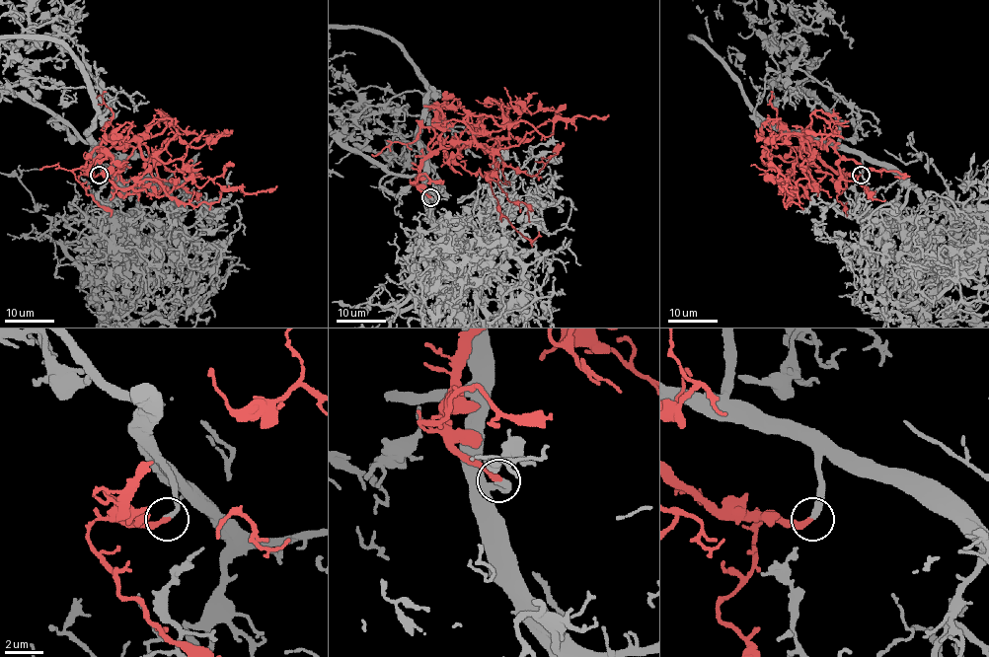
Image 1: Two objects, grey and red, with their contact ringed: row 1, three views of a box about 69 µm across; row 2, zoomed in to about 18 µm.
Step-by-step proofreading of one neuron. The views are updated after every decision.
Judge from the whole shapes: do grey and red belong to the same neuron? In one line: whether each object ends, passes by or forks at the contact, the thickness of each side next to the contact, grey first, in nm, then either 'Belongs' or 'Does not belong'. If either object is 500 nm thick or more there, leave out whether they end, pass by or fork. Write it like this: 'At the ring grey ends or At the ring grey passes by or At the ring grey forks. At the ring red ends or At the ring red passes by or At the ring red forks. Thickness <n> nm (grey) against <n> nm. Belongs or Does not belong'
At the ring grey ends. At the ring red ends. Thickness 280 nm (grey) against 280 nm. Belongs

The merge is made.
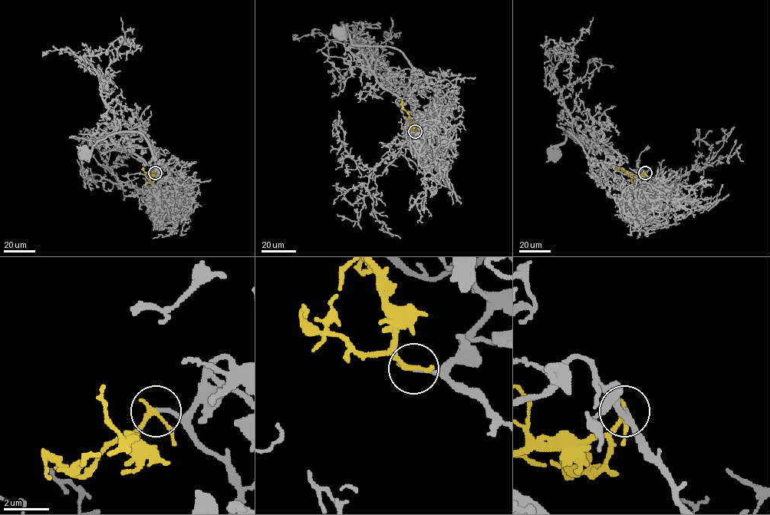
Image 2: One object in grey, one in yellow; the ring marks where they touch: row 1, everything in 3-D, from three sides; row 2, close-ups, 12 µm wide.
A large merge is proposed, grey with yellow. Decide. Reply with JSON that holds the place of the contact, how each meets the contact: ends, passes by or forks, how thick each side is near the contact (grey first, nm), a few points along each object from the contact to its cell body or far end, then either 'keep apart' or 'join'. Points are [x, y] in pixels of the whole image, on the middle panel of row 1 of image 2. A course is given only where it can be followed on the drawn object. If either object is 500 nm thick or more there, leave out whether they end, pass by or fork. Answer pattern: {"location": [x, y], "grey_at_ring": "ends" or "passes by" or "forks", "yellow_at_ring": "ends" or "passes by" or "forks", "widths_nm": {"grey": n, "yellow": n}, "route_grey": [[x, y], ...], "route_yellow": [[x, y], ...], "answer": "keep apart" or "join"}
{"location": [415, 131], "grey_at_ring": "ends", "yellow_at_ring": "passes by", "widths_nm": {"grey": 160, "yellow": 170}, "route_grey": [[415, 131], [422, 137], [414, 137], [418, 119], [407, 58], [388, 46], [354, 45], [345, 31], [337, 31]], "route_yellow": [[415, 131], [409, 113], [403, 109], [403, 99]], "answer": "join"}

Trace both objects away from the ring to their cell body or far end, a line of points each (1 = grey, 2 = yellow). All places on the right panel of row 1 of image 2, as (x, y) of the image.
1: (645, 172), (649, 180), (648, 186), (621, 170), (595, 162), (567, 132), (566, 140), (553, 153)
2: (645, 172), (630, 177), (621, 168), (615, 169)

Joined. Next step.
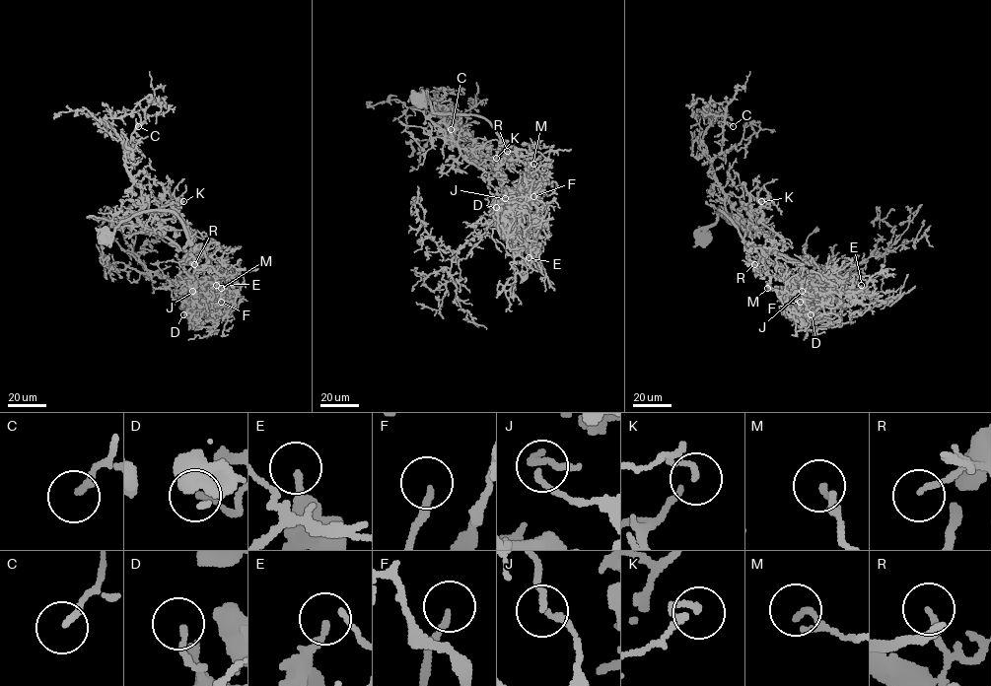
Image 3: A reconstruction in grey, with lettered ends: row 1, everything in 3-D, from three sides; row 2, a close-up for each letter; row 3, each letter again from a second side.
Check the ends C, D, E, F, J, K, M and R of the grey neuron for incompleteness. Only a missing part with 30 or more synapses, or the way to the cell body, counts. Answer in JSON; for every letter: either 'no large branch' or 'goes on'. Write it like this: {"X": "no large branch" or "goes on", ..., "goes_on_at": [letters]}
{"C": "no large branch", "D": "no large branch", "E": "no large branch", "F": "goes on", "J": "no large branch", "K": "no large branch", "M": "no large branch", "R": "no large branch", "goes_on_at": ["F"]}

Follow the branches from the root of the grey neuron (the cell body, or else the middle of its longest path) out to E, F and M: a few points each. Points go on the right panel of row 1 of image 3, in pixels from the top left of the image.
E: (702, 236), (721, 210), (749, 243), (796, 259), (819, 279), (841, 280), (866, 298), (861, 285)
F: (702, 236), (721, 210), (749, 243), (796, 259), (811, 274), (835, 283), (814, 310), (801, 314), (800, 302)
M: (702, 236), (721, 210), (746, 241), (802, 266), (801, 276), (782, 293), (767, 288)

